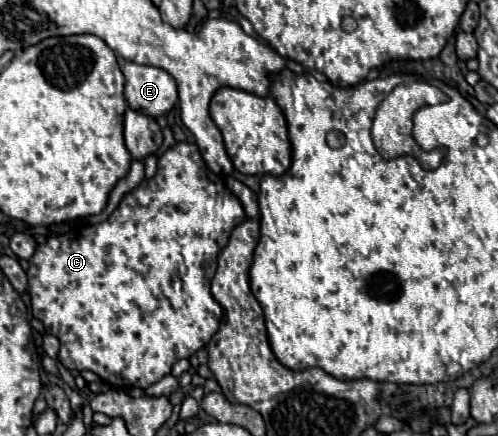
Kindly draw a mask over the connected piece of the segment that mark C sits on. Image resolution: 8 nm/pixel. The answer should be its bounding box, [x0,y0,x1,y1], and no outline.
[27,142,245,390]

